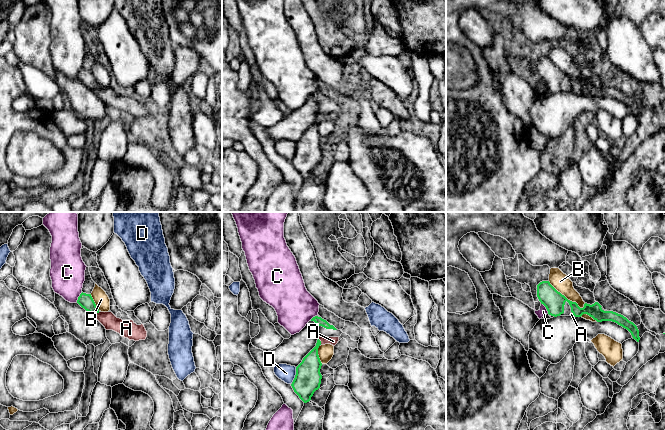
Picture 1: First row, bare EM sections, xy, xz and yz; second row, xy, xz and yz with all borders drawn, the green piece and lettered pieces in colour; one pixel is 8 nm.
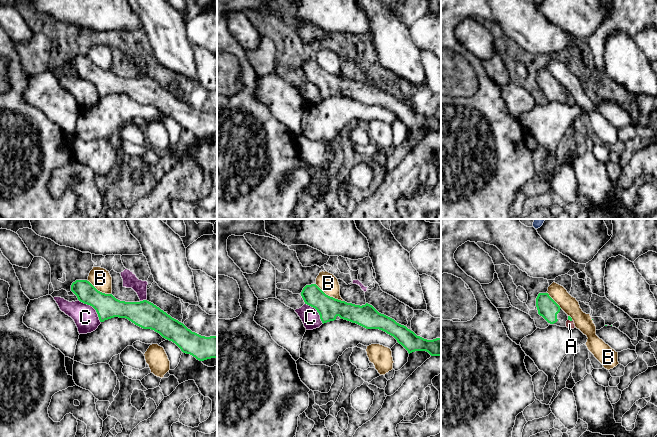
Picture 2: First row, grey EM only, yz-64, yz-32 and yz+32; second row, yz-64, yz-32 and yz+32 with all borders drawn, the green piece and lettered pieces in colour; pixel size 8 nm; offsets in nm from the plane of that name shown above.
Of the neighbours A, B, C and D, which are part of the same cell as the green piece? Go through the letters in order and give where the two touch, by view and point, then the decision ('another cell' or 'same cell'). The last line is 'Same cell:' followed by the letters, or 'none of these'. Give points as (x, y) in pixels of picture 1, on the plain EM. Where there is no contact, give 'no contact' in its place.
A: contact xz (320, 118); same cell
B: contact yz (565, 73); another cell
C: contact yz (546, 84); another cell
D: contact xz (295, 152); another cell
Same cell: A

